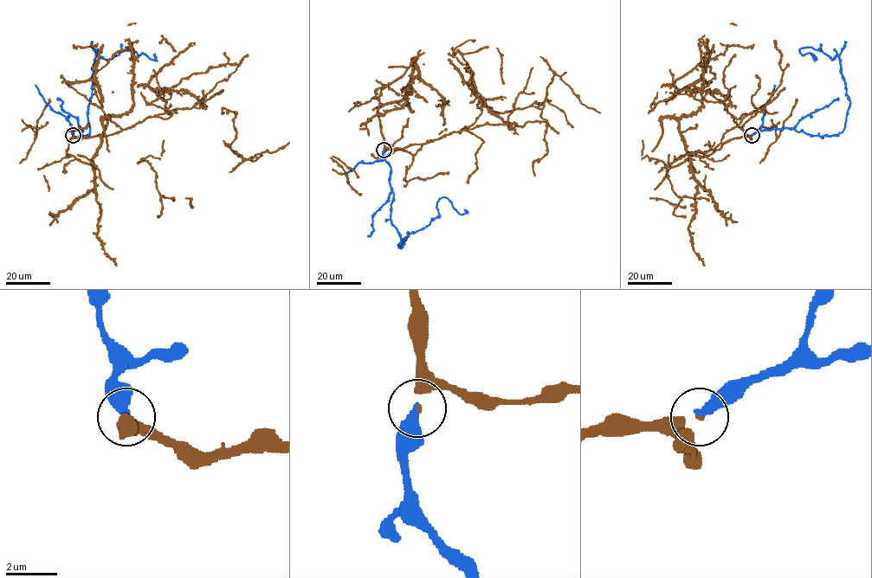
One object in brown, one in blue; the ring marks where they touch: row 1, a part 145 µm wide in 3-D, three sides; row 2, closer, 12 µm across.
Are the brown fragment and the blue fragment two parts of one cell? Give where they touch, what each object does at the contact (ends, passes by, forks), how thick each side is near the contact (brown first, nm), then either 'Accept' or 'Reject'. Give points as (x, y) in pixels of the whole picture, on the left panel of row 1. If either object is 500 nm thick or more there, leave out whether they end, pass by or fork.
Place: (73, 135). At the ring brown ends. At the ring blue ends. Thickness 190 nm (brown) against 400 nm. Accept

